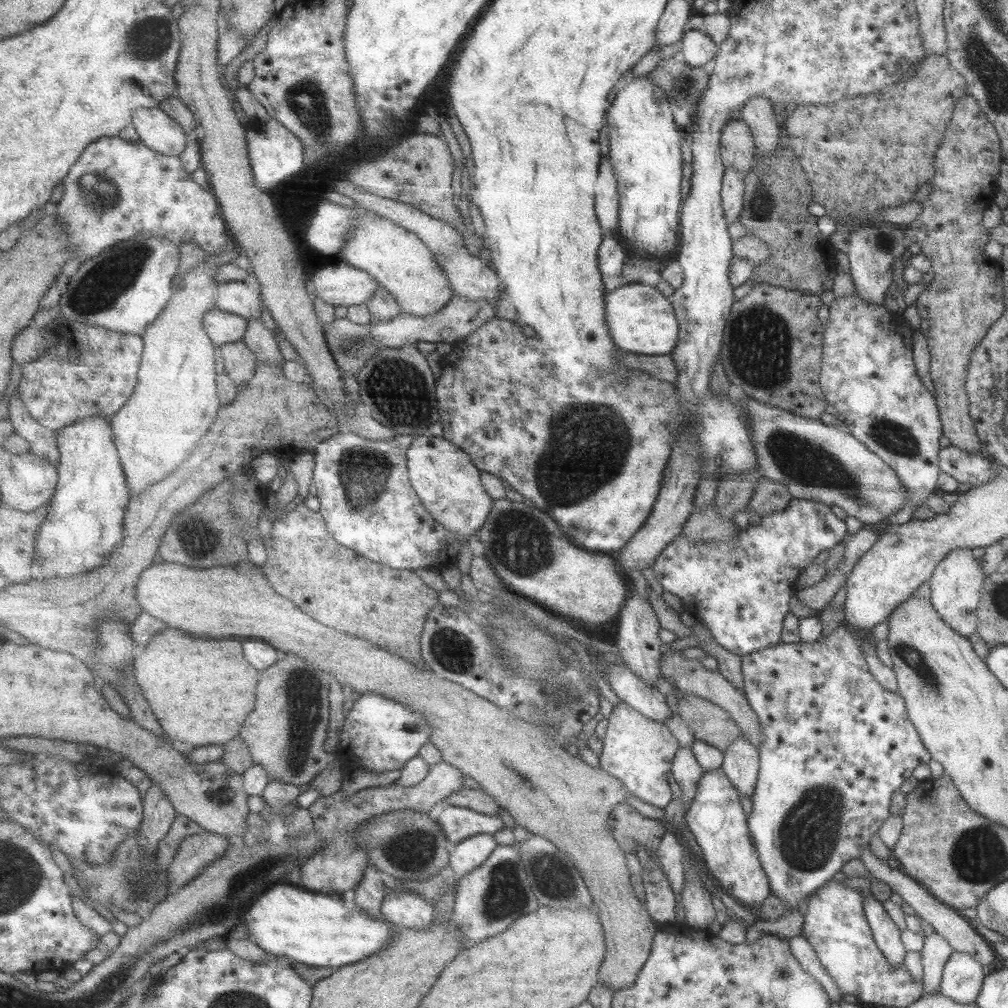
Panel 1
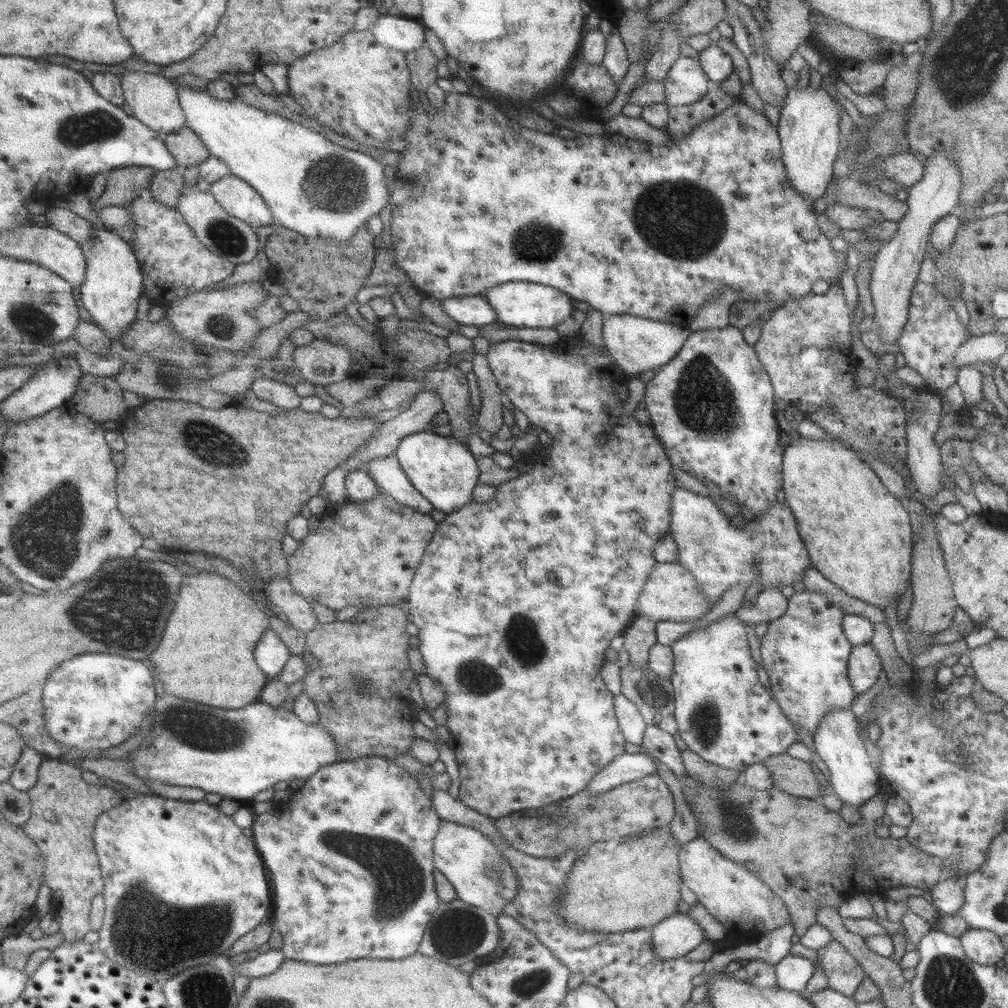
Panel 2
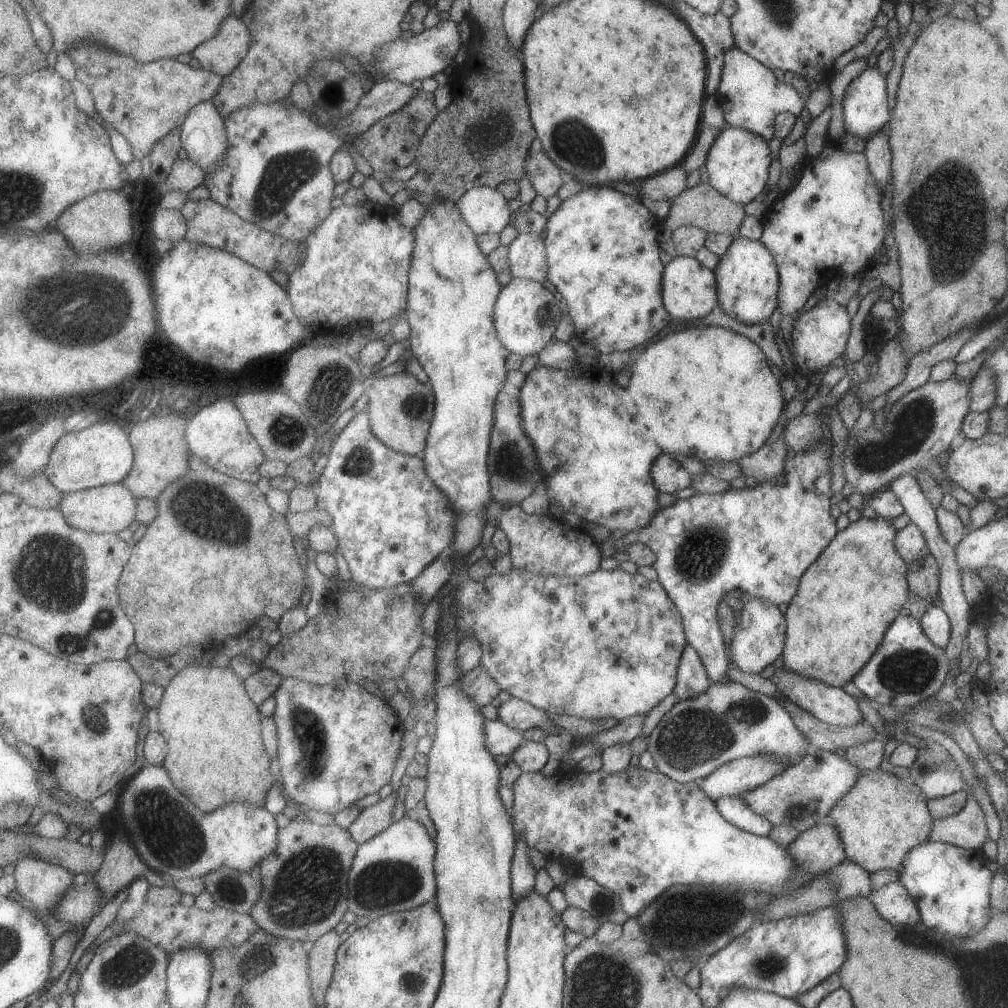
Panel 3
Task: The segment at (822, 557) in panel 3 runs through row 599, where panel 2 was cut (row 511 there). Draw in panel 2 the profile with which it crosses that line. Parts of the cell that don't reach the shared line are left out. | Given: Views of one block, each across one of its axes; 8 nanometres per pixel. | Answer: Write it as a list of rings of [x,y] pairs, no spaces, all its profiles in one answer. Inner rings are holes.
[[[799,435],[797,440],[789,441],[789,444],[782,451],[782,490],[784,500],[789,505],[795,521],[797,521],[797,532],[801,536],[805,549],[807,550],[810,564],[816,568],[824,577],[832,582],[837,588],[840,588],[847,596],[857,598],[871,606],[884,609],[885,606],[893,604],[893,601],[899,601],[903,596],[905,588],[909,586],[909,572],[912,569],[912,543],[911,526],[909,525],[909,516],[907,515],[904,502],[899,501],[893,494],[889,493],[875,472],[861,460],[853,450],[843,446],[839,442],[827,442],[827,440],[807,440]]]

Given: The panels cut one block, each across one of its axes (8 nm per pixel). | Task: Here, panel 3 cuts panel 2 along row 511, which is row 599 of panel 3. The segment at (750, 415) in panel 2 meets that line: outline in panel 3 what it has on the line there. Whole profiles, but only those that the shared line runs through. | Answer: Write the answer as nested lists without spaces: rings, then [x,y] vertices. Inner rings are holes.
[[[751,597],[749,602],[743,603],[743,609],[738,614],[733,636],[729,646],[726,646],[731,667],[747,672],[759,674],[765,666],[769,666],[782,653],[785,640],[785,618],[774,604],[760,598]]]

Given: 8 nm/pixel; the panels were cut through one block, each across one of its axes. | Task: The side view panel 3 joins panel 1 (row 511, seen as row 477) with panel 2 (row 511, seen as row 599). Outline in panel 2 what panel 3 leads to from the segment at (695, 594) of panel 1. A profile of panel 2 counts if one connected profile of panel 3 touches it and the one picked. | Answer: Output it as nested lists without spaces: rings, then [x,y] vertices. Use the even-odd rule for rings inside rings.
[[[675,487],[671,493],[671,520],[667,533],[675,542],[676,562],[679,562],[695,578],[701,594],[705,596],[705,600],[711,604],[711,607],[715,602],[719,602],[723,590],[729,590],[729,588],[743,586],[743,590],[746,590],[751,582],[759,582],[758,589],[777,588],[779,584],[792,586],[793,582],[801,580],[803,572],[810,564],[810,558],[803,541],[801,541],[801,536],[797,532],[797,521],[786,502],[780,504],[776,500],[773,501],[773,505],[769,509],[765,509],[759,515],[753,515],[751,521],[743,521],[741,527],[731,525],[729,520],[730,518],[720,511],[709,496],[697,495],[680,487]]]

